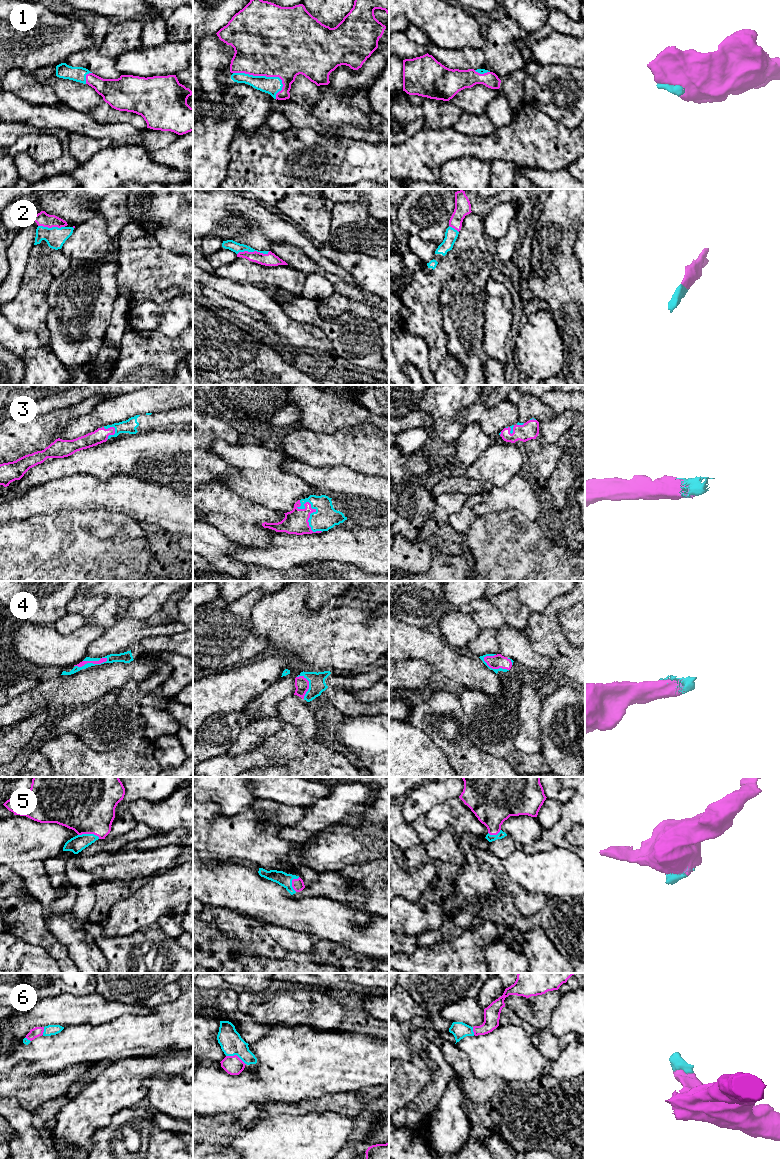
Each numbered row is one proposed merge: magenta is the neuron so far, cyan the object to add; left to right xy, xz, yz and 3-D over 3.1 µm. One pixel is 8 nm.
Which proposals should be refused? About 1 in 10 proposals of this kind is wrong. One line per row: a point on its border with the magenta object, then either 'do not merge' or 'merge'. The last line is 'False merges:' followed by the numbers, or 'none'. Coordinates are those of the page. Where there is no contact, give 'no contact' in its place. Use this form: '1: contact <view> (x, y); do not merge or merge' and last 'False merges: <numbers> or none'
1: contact xz (260, 75); merge
2: contact xz (254, 251); merge
3: contact xz (313, 511); merge
4: contact xy (91, 661); merge
5: contact xy (89, 833); merge
6: contact xz (236, 1055); merge
False merges: none

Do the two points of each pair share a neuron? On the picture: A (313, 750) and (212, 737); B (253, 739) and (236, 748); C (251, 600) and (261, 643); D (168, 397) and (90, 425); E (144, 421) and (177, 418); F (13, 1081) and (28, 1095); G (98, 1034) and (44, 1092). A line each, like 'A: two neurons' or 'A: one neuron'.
A: two neurons
B: one neuron
C: one neuron
D: one neuron
E: one neuron
F: one neuron
G: two neurons

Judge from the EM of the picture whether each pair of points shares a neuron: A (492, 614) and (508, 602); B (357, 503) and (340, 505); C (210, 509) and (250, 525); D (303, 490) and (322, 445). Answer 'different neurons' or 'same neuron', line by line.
A: different neurons
B: same neuron
C: same neuron
D: different neurons

